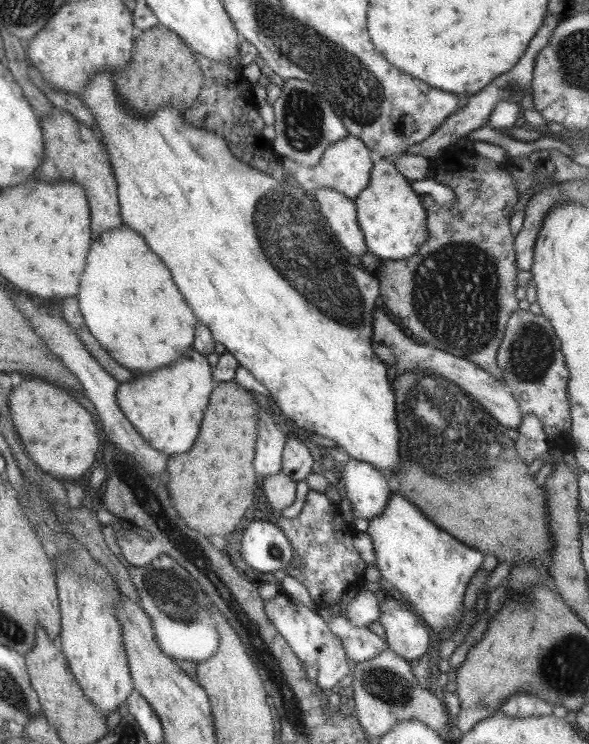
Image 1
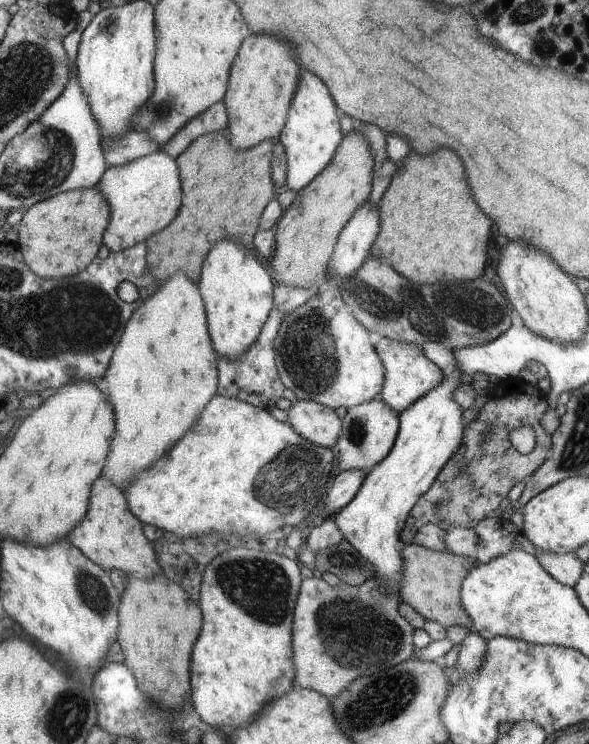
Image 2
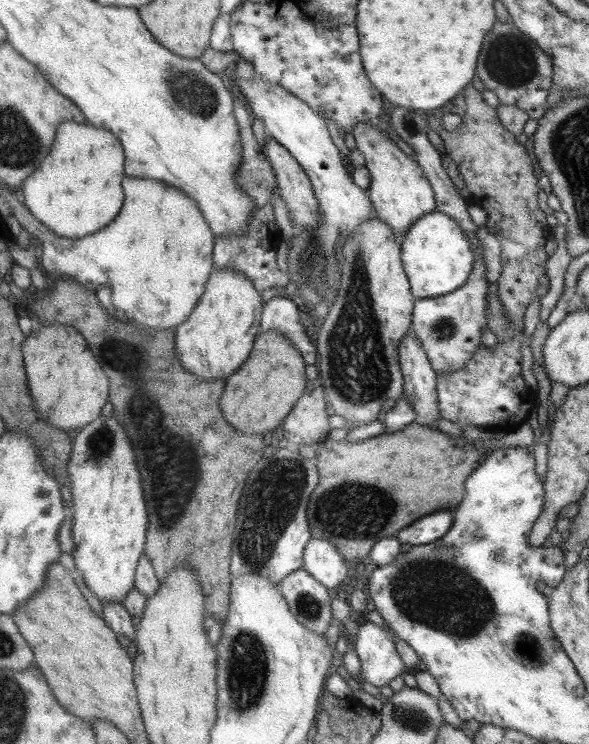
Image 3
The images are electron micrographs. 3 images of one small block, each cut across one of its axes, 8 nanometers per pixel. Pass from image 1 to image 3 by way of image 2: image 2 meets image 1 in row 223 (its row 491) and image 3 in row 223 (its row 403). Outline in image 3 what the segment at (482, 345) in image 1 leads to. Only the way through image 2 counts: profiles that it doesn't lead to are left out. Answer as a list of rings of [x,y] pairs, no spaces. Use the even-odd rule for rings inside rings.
[[[472,83],[464,87],[442,108],[438,108],[435,111],[427,111],[427,120],[431,130],[440,132],[445,148],[454,162],[456,162],[456,165],[458,165],[458,171],[460,171],[460,175],[462,175],[462,179],[464,179],[464,183],[466,183],[468,191],[473,197],[469,202],[481,206],[489,214],[485,226],[488,232],[499,240],[501,246],[502,270],[496,282],[496,285],[498,285],[498,297],[500,297],[500,303],[504,307],[506,321],[512,327],[524,326],[522,320],[530,300],[536,297],[542,298],[550,290],[549,278],[546,275],[545,268],[548,258],[545,244],[549,226],[548,222],[546,222],[546,214],[537,205],[537,197],[541,188],[538,184],[538,179],[534,175],[534,168],[532,167],[532,160],[528,151],[524,145],[521,145],[516,140],[516,135],[504,128],[504,125],[500,122],[497,110],[482,99],[481,92],[474,88]],[[446,112],[458,114],[462,118],[460,128],[454,129],[454,131],[444,129],[440,120],[442,120],[442,114],[446,114]]]

